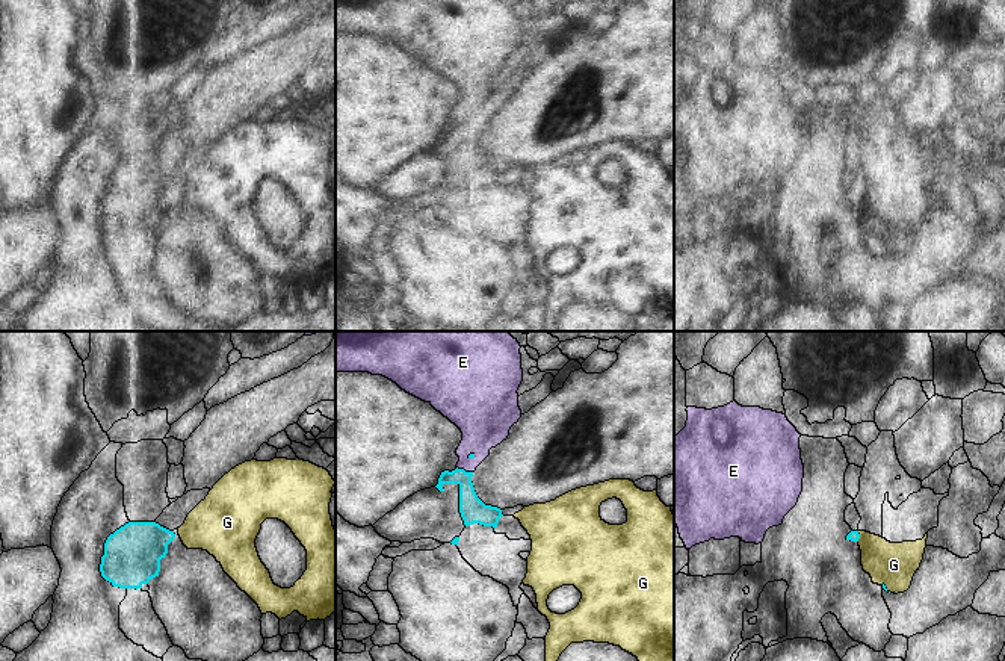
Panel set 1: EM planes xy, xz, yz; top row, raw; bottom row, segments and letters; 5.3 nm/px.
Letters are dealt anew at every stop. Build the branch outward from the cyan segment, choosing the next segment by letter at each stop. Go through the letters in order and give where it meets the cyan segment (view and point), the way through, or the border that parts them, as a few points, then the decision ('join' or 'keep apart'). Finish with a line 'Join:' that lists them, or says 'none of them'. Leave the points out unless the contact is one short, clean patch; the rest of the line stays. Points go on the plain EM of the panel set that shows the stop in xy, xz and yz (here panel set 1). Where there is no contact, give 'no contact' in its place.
E: xz (463, 130) | along xz (457, 127), (472, 133) | keep apart
G: yz (884, 248) | along yz (883, 244), (890, 253) | keep apart
Join: none of them

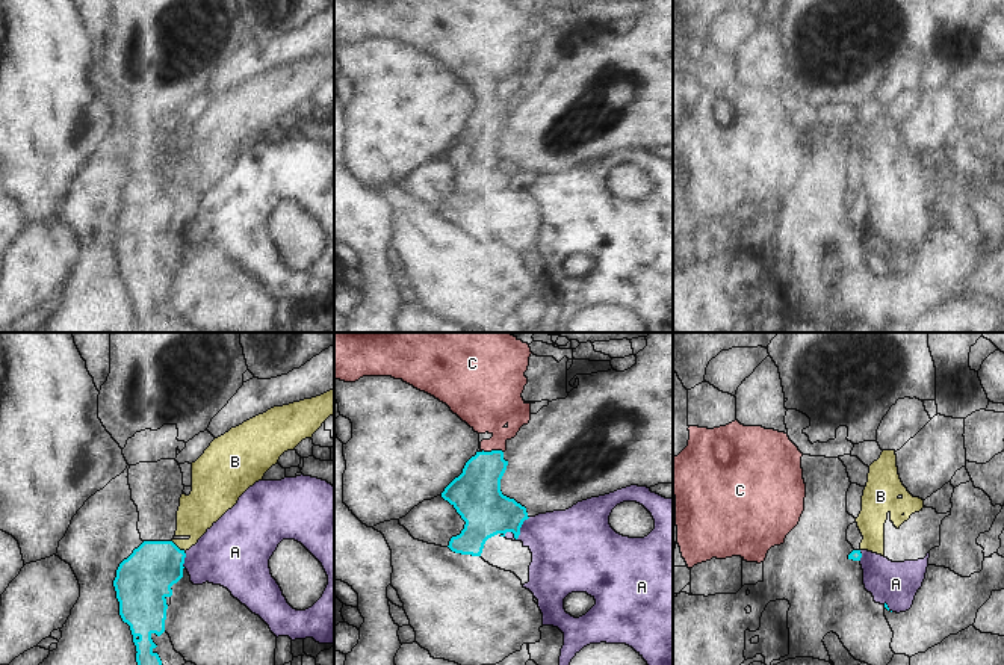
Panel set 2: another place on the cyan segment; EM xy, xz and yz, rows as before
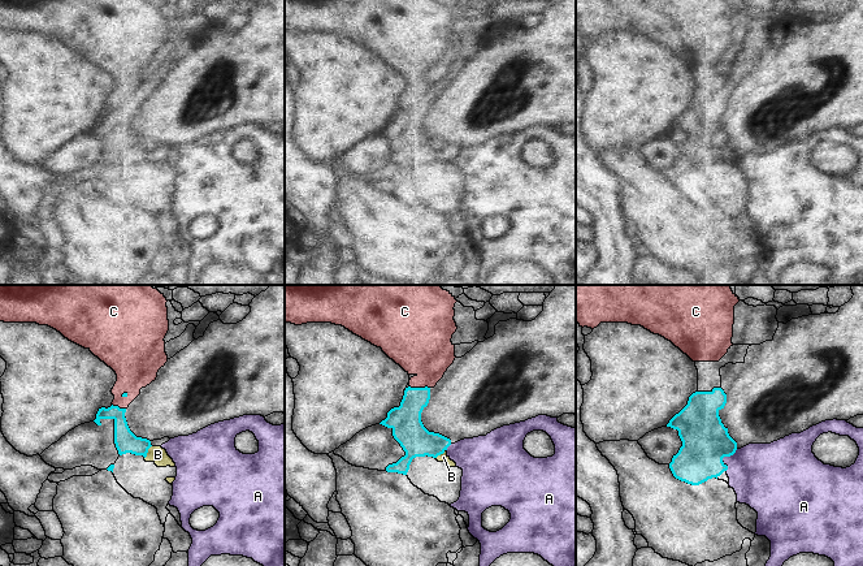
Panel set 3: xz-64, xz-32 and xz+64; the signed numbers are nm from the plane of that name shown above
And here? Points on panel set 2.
A: xz (519, 195) | along xz (529, 179), (523, 183), (516, 200), (511, 194), (504, 197) | keep apart
B: xy (177, 209) | across xy (144, 241), (177, 209), (195, 197), (197, 174) | join
C: xz (493, 112) | along xz (483, 111), (502, 114) | keep apart
Join: B

